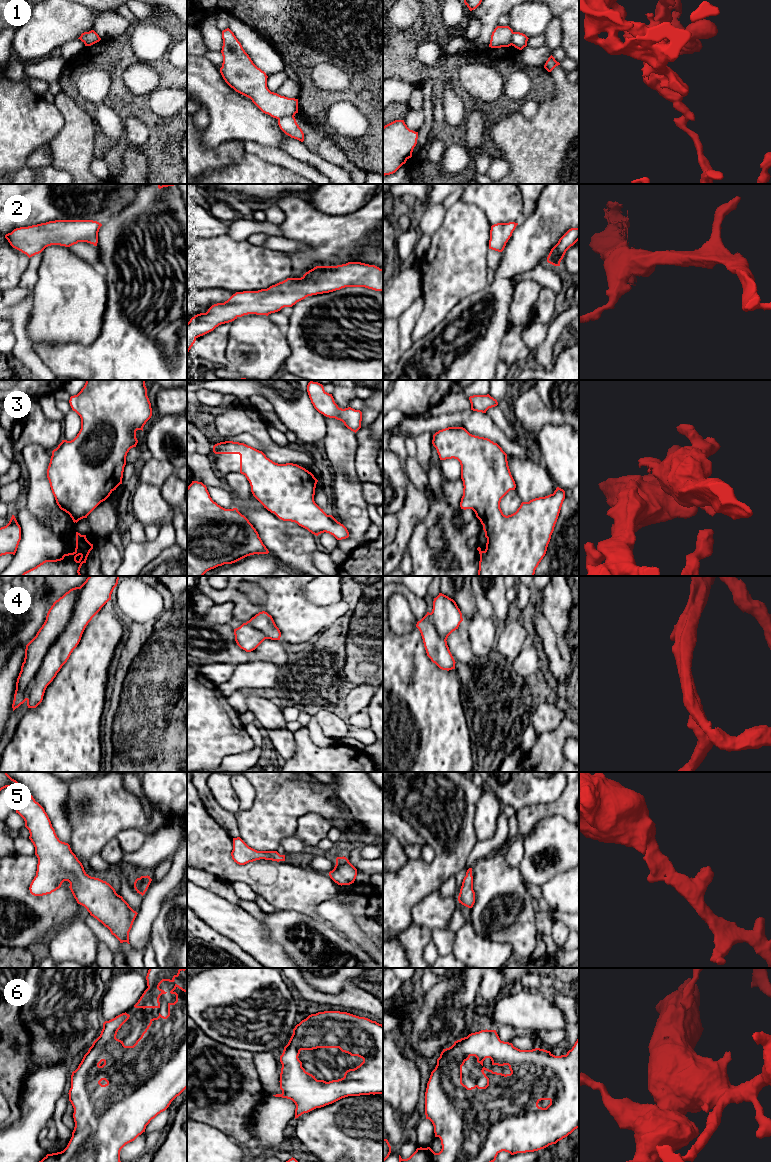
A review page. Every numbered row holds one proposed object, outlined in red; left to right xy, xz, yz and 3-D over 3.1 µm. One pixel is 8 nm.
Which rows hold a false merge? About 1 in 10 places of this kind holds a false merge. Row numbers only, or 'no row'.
1

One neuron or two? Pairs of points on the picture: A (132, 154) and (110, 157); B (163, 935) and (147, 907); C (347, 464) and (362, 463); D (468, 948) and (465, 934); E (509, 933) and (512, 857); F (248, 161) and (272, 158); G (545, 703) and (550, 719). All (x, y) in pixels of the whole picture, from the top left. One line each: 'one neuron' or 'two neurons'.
A: two neurons
B: two neurons
C: two neurons
D: one neuron
E: two neurons
F: two neurons
G: one neuron

